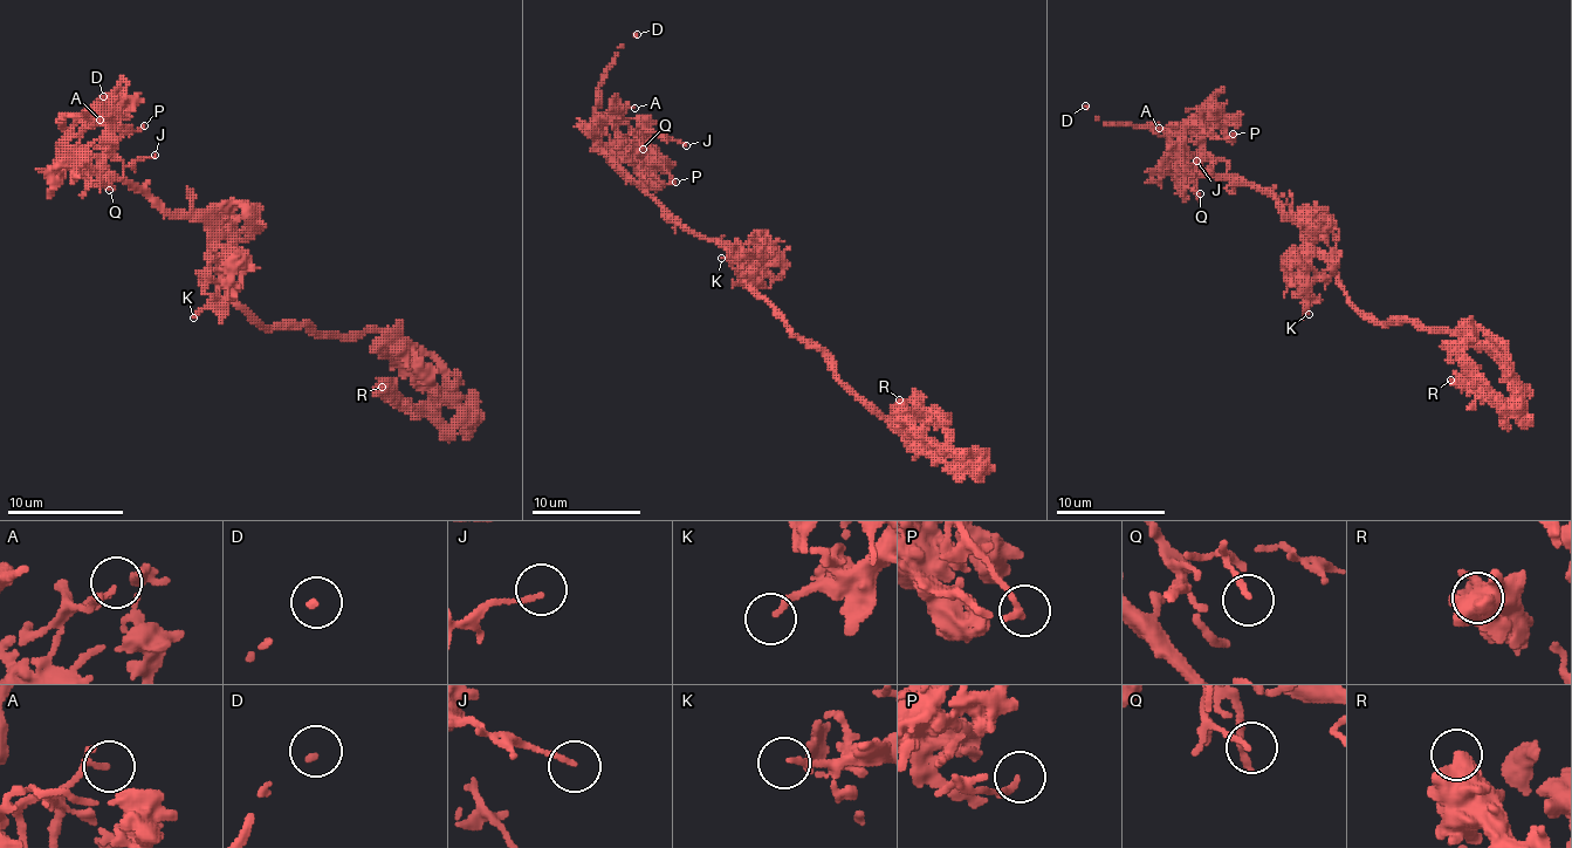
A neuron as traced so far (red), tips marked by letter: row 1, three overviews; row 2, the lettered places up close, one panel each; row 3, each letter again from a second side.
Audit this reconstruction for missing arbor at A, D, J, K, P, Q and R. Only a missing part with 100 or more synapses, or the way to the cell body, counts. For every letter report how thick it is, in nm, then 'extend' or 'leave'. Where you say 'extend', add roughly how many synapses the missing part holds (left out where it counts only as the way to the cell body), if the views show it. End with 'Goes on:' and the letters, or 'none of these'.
A: 150 nm | leave
D: 120 nm | extend
J: 130 nm | leave
K: 150 nm | leave
P: 150 nm | leave
Q: 160 nm | leave
R: 460 nm | leave
Goes on: D

